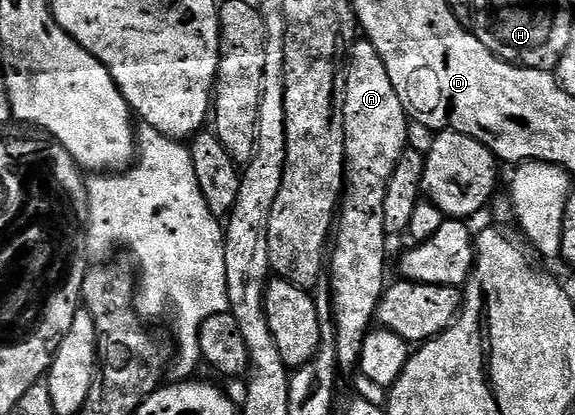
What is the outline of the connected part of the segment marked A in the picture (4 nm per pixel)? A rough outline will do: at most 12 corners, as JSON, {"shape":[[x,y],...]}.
{"shape":[[354,41],[345,188],[327,265],[337,363],[358,368],[387,288],[383,201],[410,118]]}

